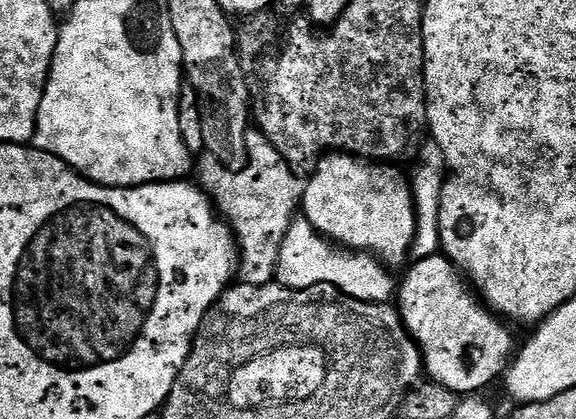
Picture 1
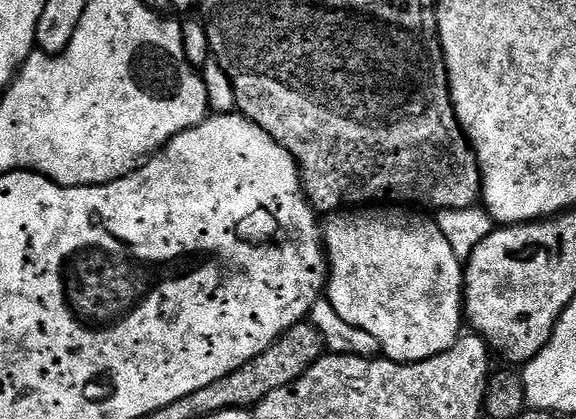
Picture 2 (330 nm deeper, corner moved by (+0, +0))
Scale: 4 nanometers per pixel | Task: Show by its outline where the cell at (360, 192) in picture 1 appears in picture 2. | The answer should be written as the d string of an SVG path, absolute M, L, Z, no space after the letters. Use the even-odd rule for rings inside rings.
M368 206L363 210L344 210L339 214L332 214L327 217L328 221L323 221L322 224L322 239L324 241L324 251L326 253L326 263L328 266L328 275L326 277L326 299L332 303L334 310L338 310L338 318L346 318L346 322L350 322L350 326L358 326L358 330L366 330L366 334L373 336L380 344L380 352L389 360L397 360L400 364L417 364L426 358L434 358L438 354L442 354L446 350L450 350L450 346L454 346L454 342L460 339L462 329L460 329L460 320L465 319L464 314L464 269L462 261L454 258L454 250L450 250L450 242L446 242L446 238L442 238L442 230L437 226L435 219L429 218L427 220L424 216L415 216L412 210L405 210L400 206Z

